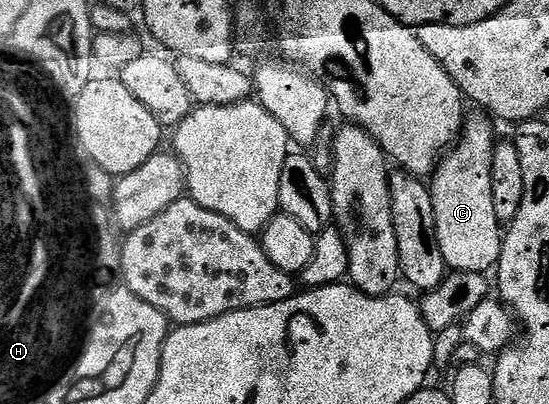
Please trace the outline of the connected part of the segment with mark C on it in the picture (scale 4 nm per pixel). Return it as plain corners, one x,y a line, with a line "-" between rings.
481,118
463,122
456,146
439,159
428,183
436,213
436,241
450,271
486,273
489,267
497,268
501,255
504,227
496,221
496,208
492,206
495,124
489,118

